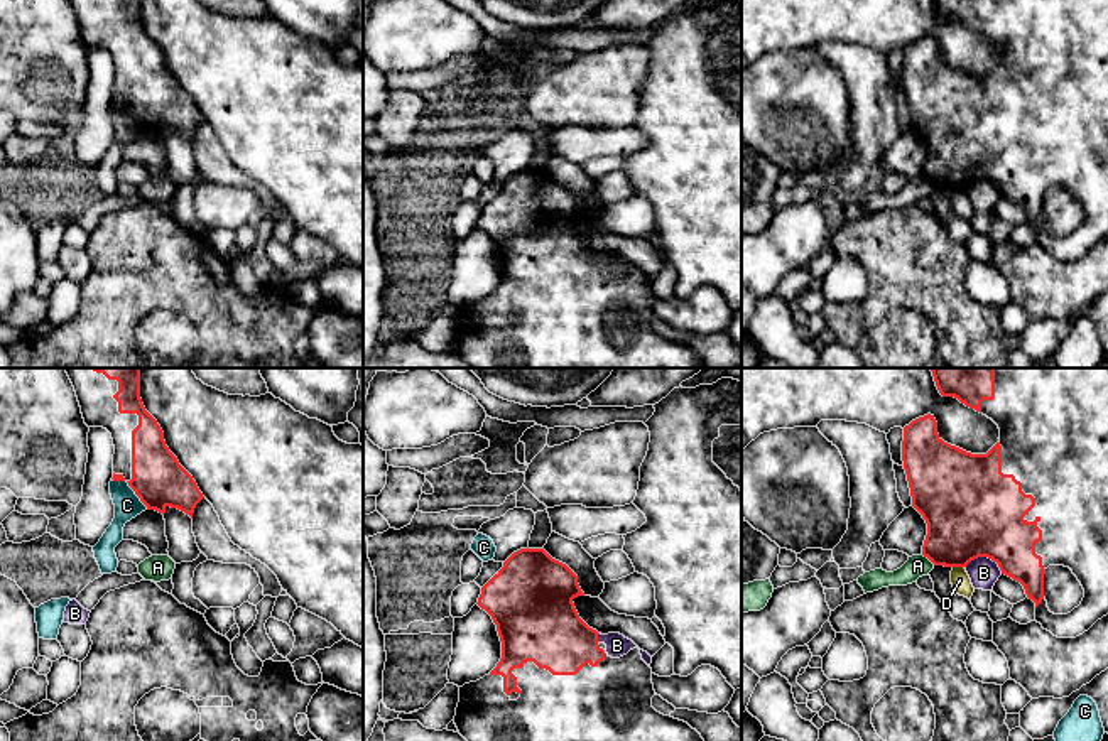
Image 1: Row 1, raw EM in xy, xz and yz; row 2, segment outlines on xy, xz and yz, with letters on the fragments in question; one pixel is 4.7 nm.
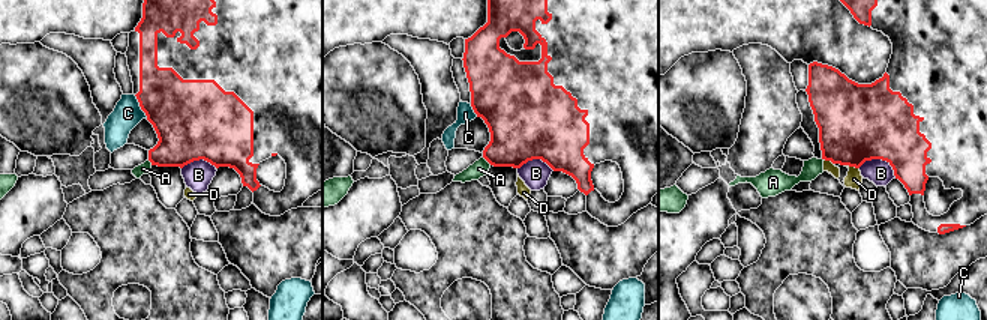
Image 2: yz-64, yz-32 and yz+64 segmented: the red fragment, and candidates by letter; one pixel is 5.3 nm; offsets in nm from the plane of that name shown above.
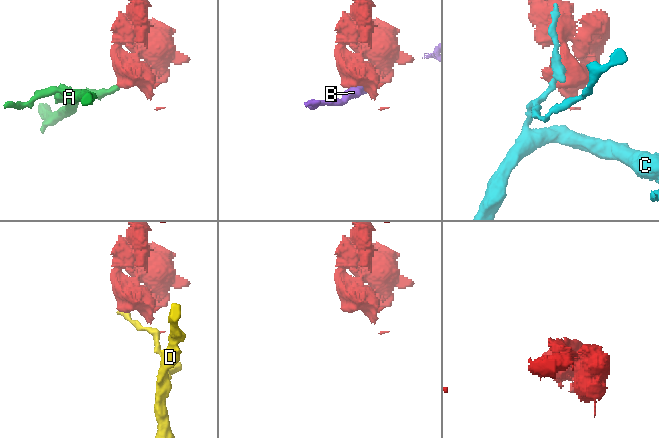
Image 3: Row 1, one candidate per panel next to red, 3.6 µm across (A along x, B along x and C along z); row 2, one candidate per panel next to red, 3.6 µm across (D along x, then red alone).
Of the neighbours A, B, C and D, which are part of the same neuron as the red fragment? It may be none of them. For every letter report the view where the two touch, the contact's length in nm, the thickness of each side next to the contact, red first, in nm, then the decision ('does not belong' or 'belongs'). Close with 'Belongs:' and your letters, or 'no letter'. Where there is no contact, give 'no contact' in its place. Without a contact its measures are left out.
A: meets red in yz; contact 90 nm long; 360 nm thick on the red side, 110 nm on the other; does not belong
B: meets red in yz; contact 190 nm long; 460 nm thick on the red side, 140 nm on the other; does not belong
C: meets red in xy; contact 220 nm long; 260 nm thick on the red side, 130 nm on the other; does not belong
D: meets red in yz; contact 60 nm long; 400 nm thick on the red side, 90 nm on the other; does not belong
Belongs: no letter

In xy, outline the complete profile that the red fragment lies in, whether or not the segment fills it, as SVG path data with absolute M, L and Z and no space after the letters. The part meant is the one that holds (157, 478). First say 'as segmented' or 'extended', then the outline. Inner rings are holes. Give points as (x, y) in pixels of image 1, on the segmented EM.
extended; M64 368L84 424L111 434L113 481L127 481L147 510L177 508L193 518L204 498L169 451L157 420L140 398L140 368Z

